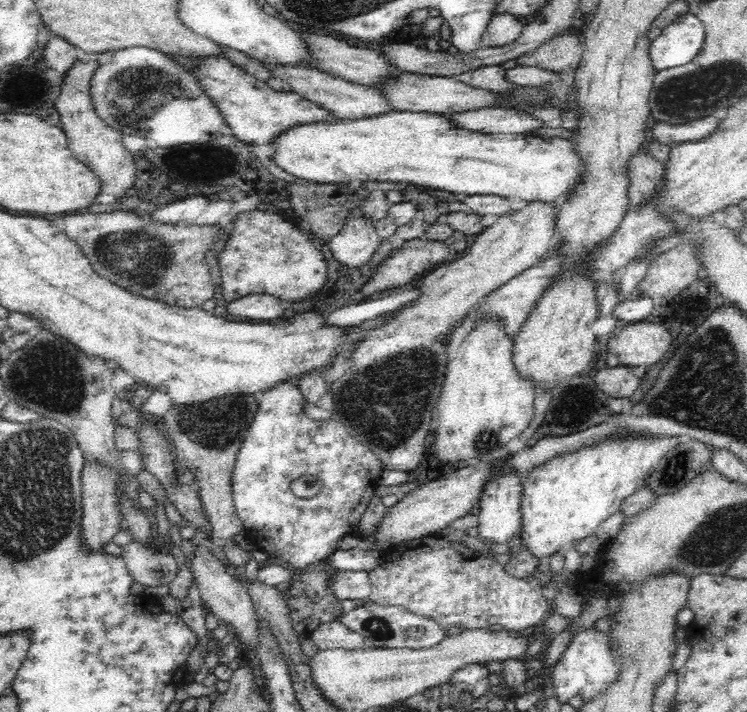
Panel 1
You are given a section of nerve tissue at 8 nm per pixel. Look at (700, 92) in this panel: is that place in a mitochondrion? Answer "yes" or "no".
yes

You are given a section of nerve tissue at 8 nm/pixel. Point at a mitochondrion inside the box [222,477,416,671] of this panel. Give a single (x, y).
(379, 628)

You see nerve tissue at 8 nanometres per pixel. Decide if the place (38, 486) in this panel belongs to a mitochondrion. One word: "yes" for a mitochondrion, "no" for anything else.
yes

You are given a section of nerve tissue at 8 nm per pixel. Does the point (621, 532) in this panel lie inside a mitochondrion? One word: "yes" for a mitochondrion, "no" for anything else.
no

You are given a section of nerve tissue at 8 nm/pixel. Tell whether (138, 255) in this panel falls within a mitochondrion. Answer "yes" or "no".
yes

